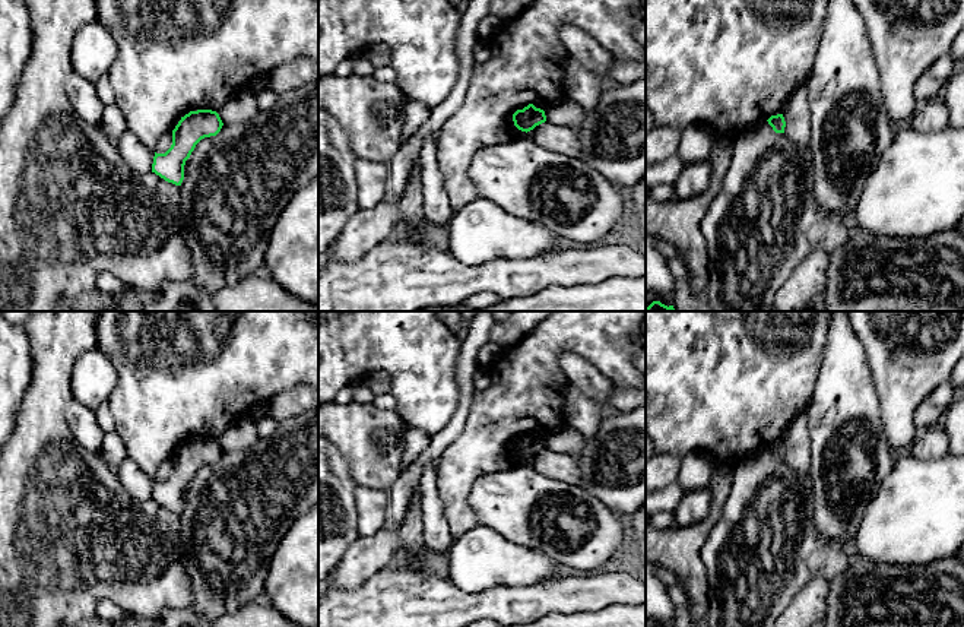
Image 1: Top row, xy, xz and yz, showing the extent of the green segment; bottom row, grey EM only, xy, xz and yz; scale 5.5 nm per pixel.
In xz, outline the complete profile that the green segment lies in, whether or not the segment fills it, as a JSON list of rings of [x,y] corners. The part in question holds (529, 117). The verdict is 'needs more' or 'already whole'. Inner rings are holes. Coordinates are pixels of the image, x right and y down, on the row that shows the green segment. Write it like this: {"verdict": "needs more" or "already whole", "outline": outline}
{"verdict": "already whole", "outline": [[[529,104],[523,110],[517,110],[513,114],[514,126],[521,132],[530,132],[536,126],[546,121],[545,111],[540,108],[536,108],[533,104]]]}

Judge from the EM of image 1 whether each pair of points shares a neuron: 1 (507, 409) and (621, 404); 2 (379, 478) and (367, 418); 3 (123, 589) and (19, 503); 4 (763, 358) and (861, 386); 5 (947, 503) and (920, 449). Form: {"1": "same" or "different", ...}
{"1": "different", "2": "same", "3": "same", "4": "different", "5": "different"}

